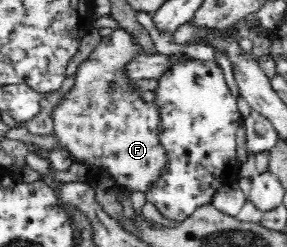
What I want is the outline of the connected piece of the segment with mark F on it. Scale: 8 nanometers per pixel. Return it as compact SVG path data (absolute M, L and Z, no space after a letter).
M115 29L109 37L103 38L97 48L78 66L73 86L68 93L63 94L52 112L53 132L57 133L57 138L69 152L71 160L87 164L92 171L96 168L107 168L117 183L123 186L123 190L129 189L131 192L144 192L149 188L158 177L158 170L164 165L164 150L156 137L158 120L161 119L151 104L142 99L141 90L132 92L128 88L133 80L128 80L122 72L124 64L130 61L135 53L143 53L140 51L125 31Z

